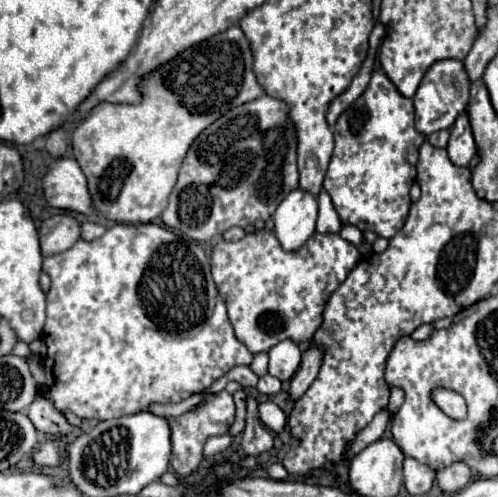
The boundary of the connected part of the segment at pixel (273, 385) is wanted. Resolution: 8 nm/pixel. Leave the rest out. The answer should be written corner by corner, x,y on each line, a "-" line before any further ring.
263,375
259,379
259,385
257,385
259,393
265,393
265,395
275,395
275,393
281,391
281,387
283,387
281,381
277,377
273,377
273,375

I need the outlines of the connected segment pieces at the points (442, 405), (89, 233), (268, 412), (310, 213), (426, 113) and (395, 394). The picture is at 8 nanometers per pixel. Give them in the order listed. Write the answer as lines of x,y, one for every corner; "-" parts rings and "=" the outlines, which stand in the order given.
437,387
433,389
431,393
431,399
435,401
435,405
449,417
465,417
467,413
467,405
465,405
465,399
451,391
451,389
445,389
445,387
=
85,221
81,225
81,237
87,239
87,241
93,241
97,237
101,237
105,233
105,225
101,223
95,223
95,221
=
273,401
259,403
259,419
275,433
279,433
285,427
285,415
=
301,189
289,193
273,215
275,237
285,251
297,251
315,233
317,199
=
457,59
437,61
423,77
413,103
415,103
415,127
419,133
435,133
439,129
449,129
455,123
455,117
465,111
469,103
469,79
463,69
463,63
=
393,387
391,389
391,399
389,399
389,411
391,413
395,413
401,405
403,405
403,401
405,401
405,393
403,393
403,389
401,387

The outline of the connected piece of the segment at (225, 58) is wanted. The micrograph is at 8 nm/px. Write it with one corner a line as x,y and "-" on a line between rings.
233,25
149,73
143,81
143,101
139,105
97,105
73,131
73,155
87,177
95,209
117,223
151,223
157,219
169,201
179,167
195,137
229,109
263,95
265,89
253,73
253,51
249,41
239,25

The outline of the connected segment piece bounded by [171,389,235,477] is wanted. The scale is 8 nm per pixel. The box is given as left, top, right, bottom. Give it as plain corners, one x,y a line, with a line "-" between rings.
225,389
215,395
209,395
199,407
195,407
193,411
171,421
171,445
173,445
171,465
173,465
175,473
181,477
191,475
201,463
203,445
205,445
207,437
209,435
225,435
233,421
235,421
235,403
233,403
233,397

